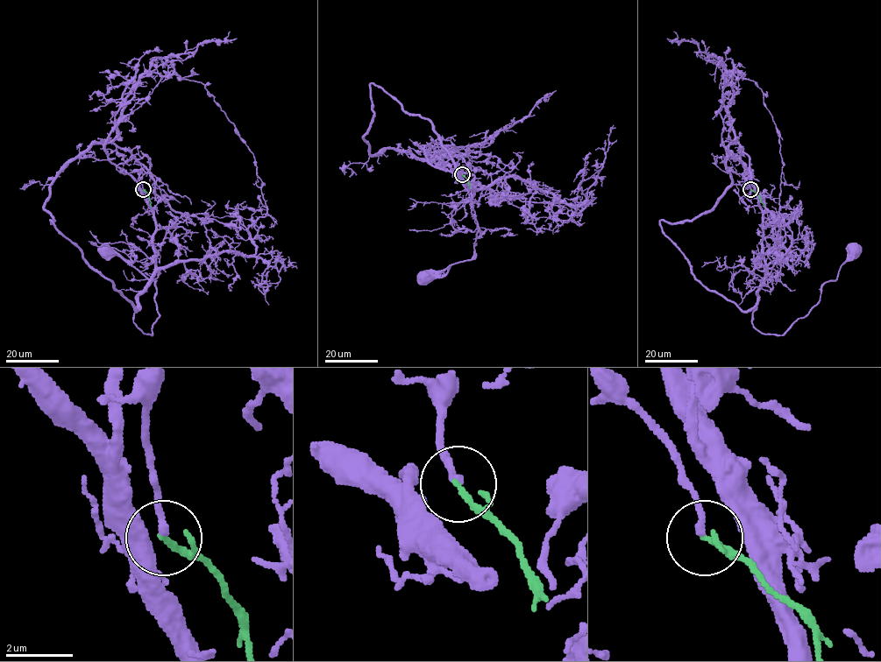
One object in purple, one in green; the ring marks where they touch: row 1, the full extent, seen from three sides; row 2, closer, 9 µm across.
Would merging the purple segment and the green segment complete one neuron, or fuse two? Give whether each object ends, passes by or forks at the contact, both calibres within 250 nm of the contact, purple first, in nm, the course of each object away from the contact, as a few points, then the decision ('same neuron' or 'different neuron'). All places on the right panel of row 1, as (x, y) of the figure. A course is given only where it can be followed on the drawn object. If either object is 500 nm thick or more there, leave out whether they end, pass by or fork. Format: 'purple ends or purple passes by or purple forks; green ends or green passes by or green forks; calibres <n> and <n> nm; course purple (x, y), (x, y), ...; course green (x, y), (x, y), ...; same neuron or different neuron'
purple ends; green ends; calibres 200 and 170 nm; course purple (750, 189), (749, 172), (766, 270), (758, 330), (782, 335), (803, 318), (854, 250); course green (750, 190), (758, 195), (764, 206); different neuron

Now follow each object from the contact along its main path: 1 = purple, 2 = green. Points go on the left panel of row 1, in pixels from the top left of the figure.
1: (143, 189), (149, 172), (154, 270), (133, 323), (152, 335), (154, 282), (103, 250)
2: (143, 190), (149, 195), (151, 206)

